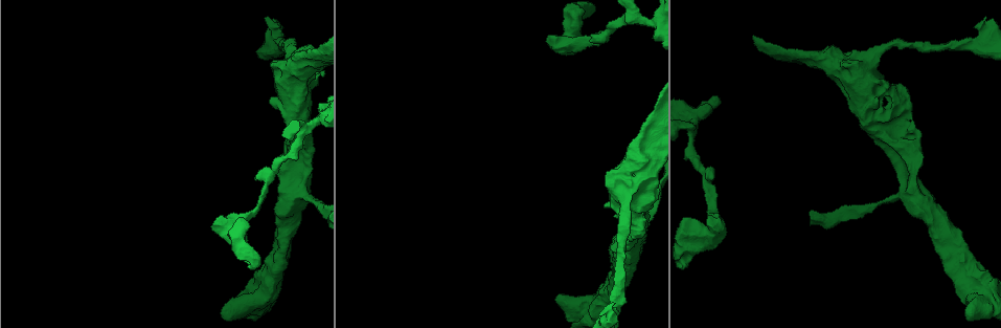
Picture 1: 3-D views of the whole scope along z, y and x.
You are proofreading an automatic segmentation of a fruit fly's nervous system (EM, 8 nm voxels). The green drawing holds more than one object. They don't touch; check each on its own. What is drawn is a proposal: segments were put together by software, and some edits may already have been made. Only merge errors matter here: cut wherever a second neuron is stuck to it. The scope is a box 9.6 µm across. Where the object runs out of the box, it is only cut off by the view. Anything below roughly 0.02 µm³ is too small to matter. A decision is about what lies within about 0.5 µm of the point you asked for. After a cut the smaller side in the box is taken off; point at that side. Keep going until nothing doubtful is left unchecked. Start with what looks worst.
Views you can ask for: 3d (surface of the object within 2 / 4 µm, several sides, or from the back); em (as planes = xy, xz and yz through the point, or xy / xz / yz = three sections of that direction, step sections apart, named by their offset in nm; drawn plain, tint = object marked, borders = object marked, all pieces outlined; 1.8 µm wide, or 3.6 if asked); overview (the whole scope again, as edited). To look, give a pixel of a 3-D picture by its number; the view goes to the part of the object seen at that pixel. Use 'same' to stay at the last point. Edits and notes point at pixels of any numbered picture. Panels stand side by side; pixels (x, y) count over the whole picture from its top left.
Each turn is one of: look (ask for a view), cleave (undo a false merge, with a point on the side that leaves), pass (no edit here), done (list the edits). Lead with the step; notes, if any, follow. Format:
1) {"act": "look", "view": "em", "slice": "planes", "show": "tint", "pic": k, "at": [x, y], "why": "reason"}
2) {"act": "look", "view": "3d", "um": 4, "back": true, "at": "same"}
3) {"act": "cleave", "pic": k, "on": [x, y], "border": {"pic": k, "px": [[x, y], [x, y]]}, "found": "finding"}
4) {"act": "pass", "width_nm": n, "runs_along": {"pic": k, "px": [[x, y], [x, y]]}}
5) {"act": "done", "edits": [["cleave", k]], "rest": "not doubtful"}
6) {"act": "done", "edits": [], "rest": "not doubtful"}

{"act": "look", "view": "em", "slice": "planes", "show": "tint", "pic": 1, "at": [595, 45], "why": "thin neck"}

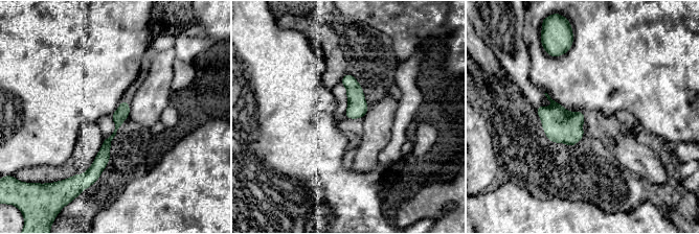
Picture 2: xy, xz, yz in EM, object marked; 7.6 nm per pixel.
{"act": "pass", "found": "continuous, no second neuron"}

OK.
{"act": "look", "view": "3d", "um": 4, "pic": 1, "at": [897, 98], "why": "touches itself"}

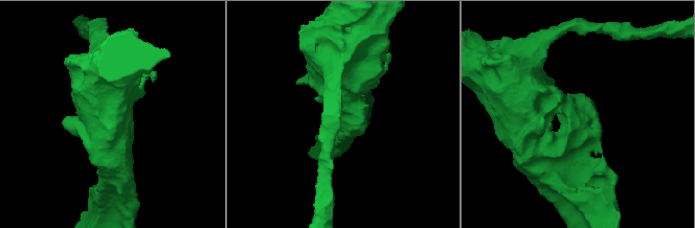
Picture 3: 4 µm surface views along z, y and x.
{"act": "look", "view": "em", "slice": "planes", "show": "borders", "pic": 3, "at": [348, 117], "why": "now the EM"}

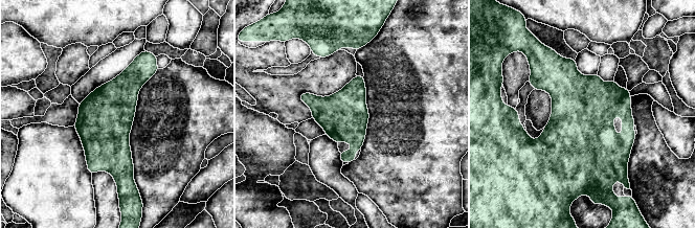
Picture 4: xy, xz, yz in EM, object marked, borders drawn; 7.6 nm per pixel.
{"act": "pass", "width_nm": 380, "found": "all the same neuron"}

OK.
{"act": "look", "view": "em", "um": 3.6, "slice": "planes", "show": "plain", "pic": 1, "at": [911, 181], "why": "four or more arms meet"}

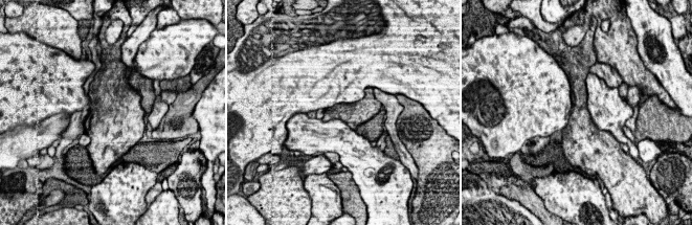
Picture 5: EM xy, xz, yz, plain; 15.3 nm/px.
{"act": "look", "view": "em", "um": 3.6, "slice": "planes", "show": "tint", "at": "same"}

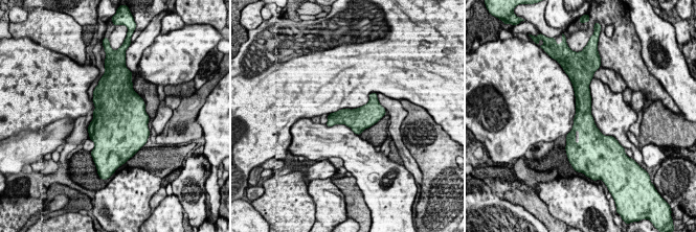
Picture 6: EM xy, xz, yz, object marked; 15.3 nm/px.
{"act": "pass", "found": "all the same neuron"}

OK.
{"act": "done", "edits": [], "rest": "not doubtful"}

